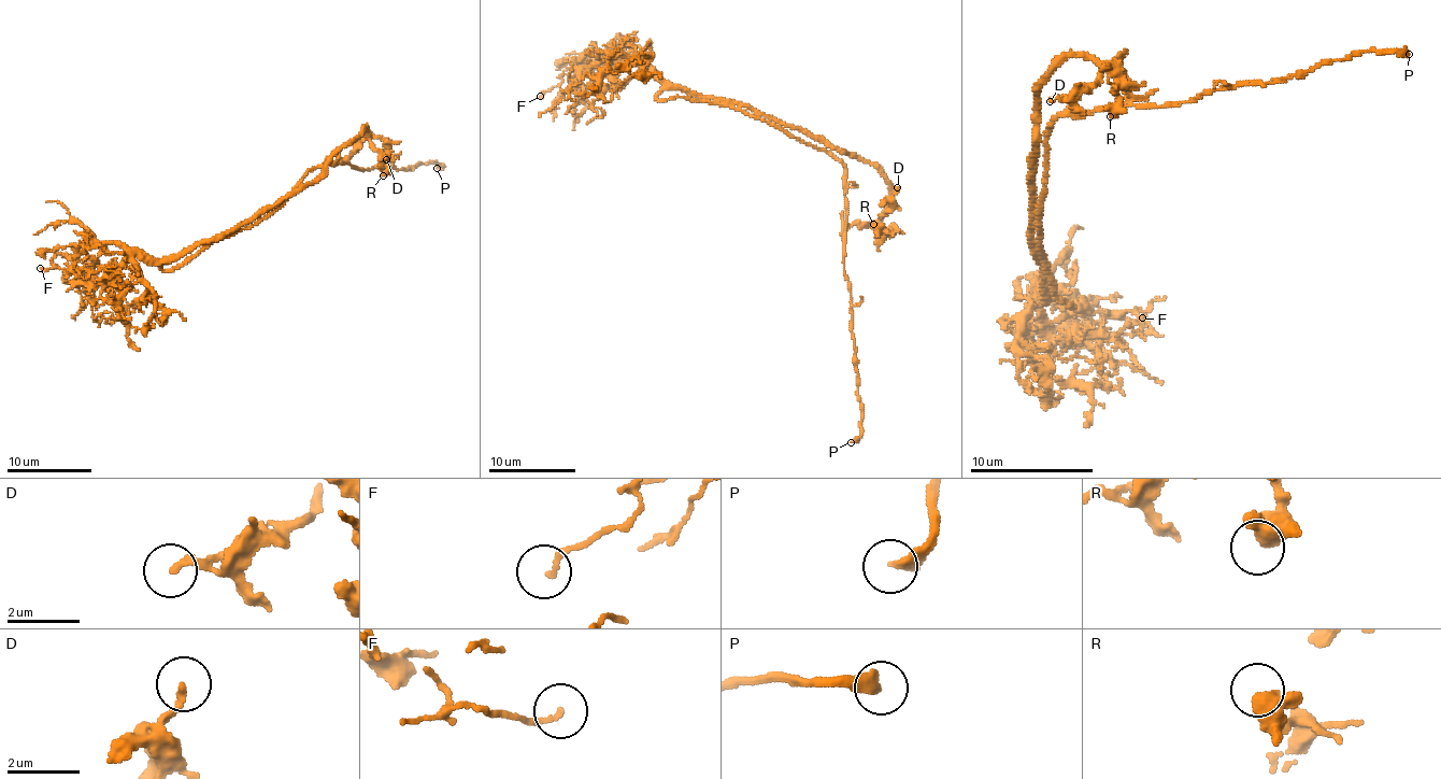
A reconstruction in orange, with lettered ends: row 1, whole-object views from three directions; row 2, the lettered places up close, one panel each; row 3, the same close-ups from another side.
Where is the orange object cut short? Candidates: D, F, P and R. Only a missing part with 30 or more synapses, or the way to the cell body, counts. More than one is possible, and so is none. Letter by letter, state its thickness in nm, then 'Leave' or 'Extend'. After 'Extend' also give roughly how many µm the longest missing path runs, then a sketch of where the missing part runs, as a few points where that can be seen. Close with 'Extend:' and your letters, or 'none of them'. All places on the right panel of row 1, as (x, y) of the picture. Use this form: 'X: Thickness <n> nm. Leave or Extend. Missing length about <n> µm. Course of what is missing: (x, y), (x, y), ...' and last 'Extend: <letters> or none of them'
D: Thickness 180 nm. Leave
F: Thickness 140 nm. Leave
P: Thickness 320 nm. Extend. Missing length about 15 µm
R: Thickness 300 nm. Leave
Extend: P

